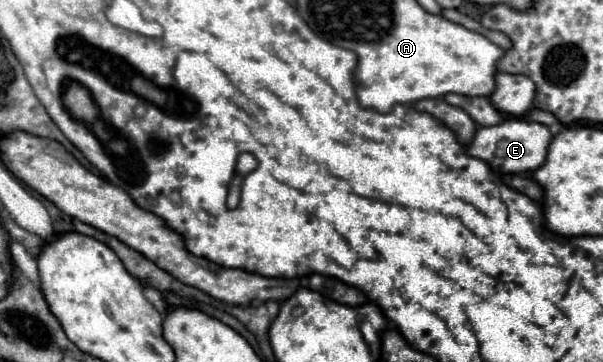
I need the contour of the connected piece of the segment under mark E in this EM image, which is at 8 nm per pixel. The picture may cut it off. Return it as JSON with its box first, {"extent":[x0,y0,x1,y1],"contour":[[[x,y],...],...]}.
{"extent":[465,119,551,173],"contour":[[[507,119],[493,127],[479,127],[473,141],[465,147],[467,155],[485,161],[493,171],[499,173],[529,173],[543,165],[551,131],[541,123],[529,123],[525,119]]]}

